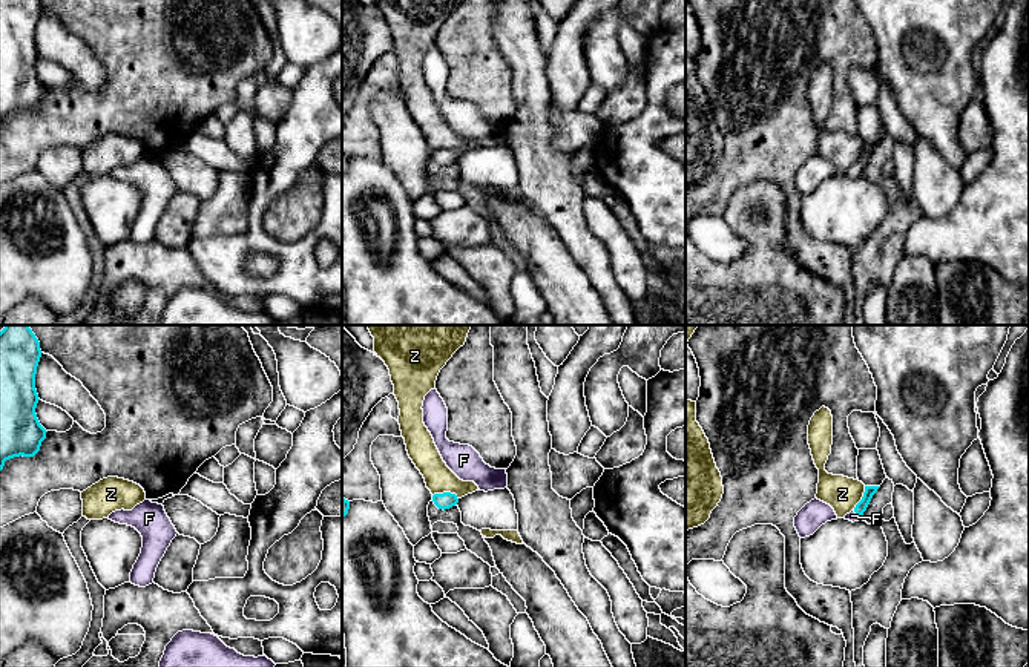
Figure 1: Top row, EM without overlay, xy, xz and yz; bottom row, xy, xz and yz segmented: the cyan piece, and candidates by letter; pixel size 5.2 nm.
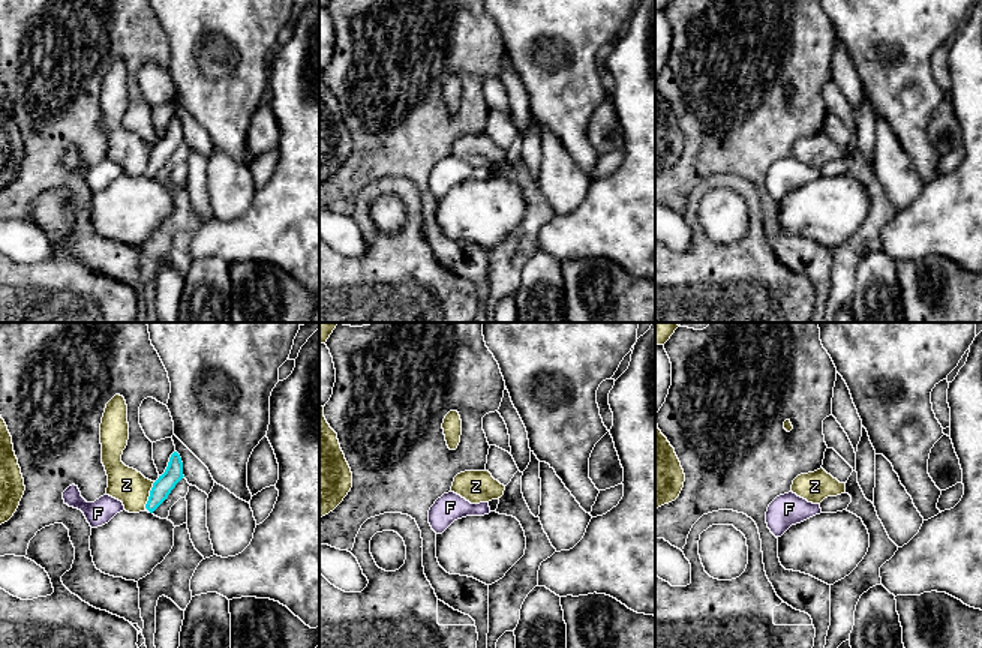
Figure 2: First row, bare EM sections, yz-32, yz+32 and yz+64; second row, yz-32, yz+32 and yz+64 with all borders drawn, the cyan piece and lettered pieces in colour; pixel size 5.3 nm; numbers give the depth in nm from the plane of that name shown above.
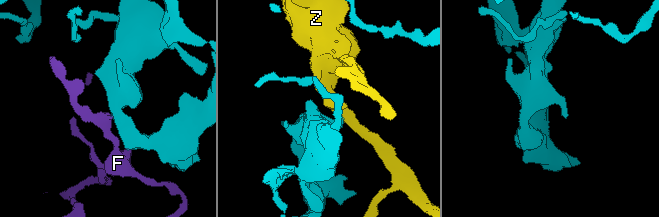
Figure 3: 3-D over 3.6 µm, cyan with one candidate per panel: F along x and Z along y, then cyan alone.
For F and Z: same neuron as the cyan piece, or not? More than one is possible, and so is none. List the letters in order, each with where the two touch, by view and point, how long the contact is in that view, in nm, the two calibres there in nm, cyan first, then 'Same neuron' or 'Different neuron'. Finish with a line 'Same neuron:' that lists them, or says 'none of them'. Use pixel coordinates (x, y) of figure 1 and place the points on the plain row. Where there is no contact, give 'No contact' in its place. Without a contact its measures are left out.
F: Touches cyan at yz (858, 170). Shared border 60 nm. Thickness 60 nm (cyan) against 50 nm. Same neuron
Z: Touches cyan at xz (447, 149). Shared border 140 nm. Thickness 90 nm (cyan) against 150 nm. Different neuron
Same neuron: F

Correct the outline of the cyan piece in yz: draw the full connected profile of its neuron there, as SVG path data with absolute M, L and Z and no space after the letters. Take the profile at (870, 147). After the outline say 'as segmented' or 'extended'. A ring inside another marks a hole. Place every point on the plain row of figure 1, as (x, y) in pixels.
M865 143L865 149L862 156L856 161L856 164L847 170L843 175L850 178L859 178L862 176L863 169L866 167L873 152L877 149L880 143Z | extended

